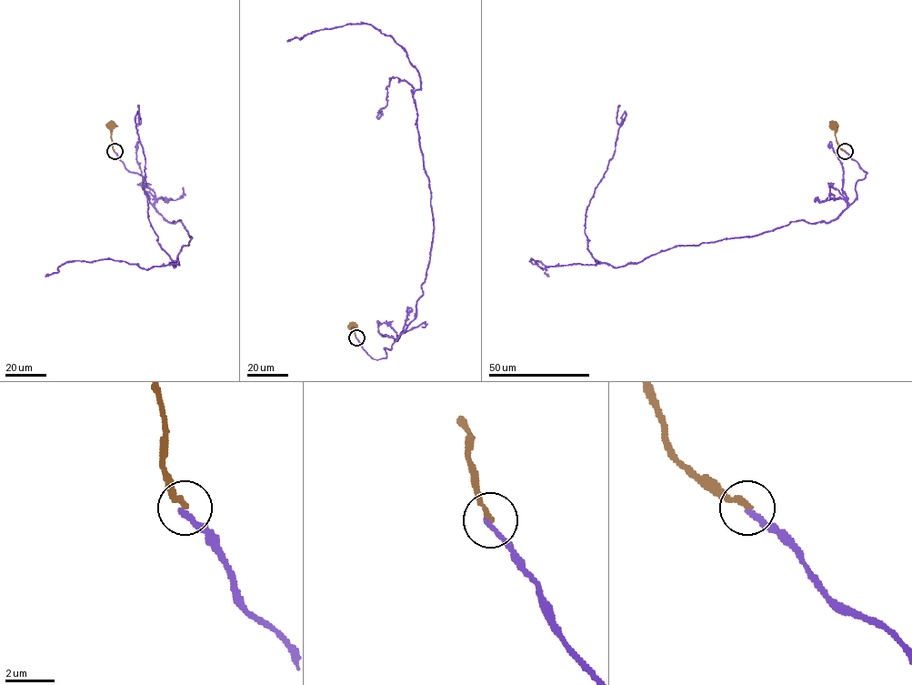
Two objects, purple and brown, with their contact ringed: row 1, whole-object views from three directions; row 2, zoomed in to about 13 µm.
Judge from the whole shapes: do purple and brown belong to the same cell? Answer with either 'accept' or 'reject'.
reject

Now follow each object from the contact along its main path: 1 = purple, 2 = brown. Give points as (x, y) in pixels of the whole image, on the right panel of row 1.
1: (845, 151), (866, 173), (833, 220), (616, 267), (594, 257), (585, 222), (626, 115), (618, 124), (620, 105)
2: (845, 151), (838, 146), (833, 125)

